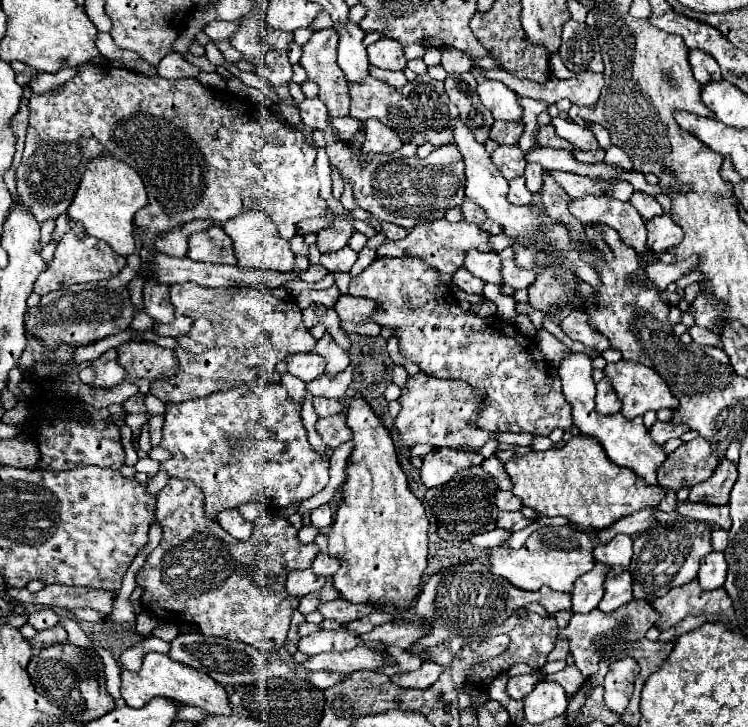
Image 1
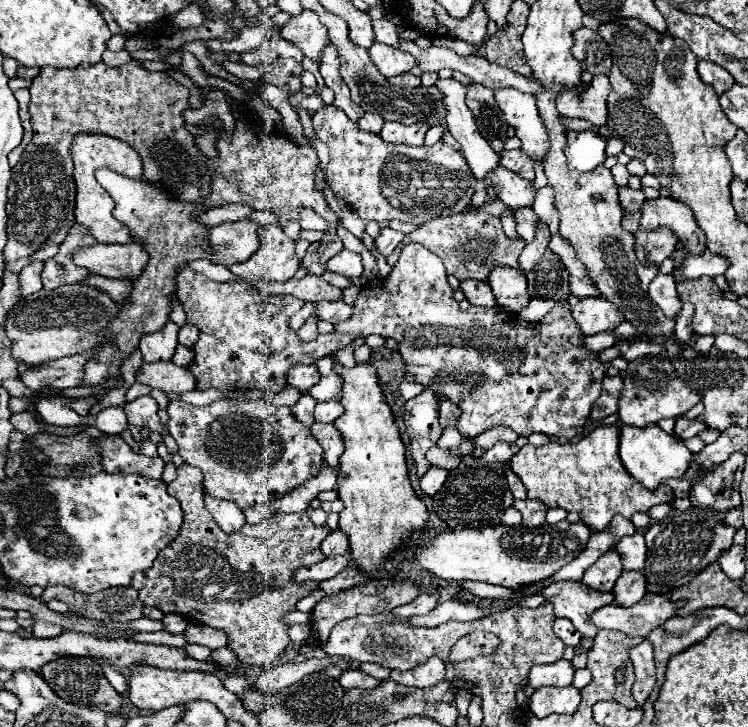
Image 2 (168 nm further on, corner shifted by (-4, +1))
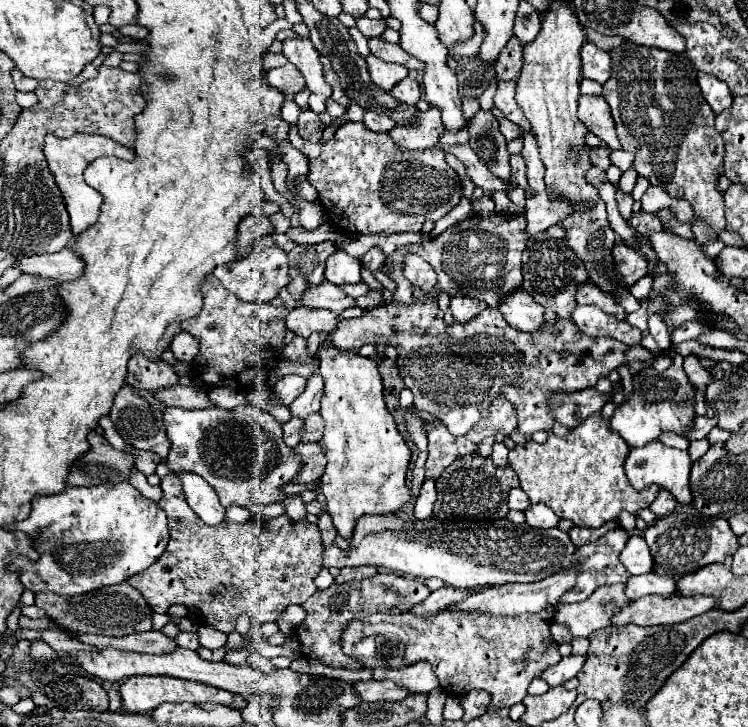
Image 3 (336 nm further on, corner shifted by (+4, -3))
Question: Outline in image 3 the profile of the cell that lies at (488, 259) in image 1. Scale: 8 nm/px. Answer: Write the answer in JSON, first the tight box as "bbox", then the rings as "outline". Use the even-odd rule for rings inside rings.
{"bbox":[498,289,544,331],"outline":[[[522,289],[502,295],[498,299],[498,311],[512,327],[520,331],[538,331],[544,323],[544,307],[540,307]]]}

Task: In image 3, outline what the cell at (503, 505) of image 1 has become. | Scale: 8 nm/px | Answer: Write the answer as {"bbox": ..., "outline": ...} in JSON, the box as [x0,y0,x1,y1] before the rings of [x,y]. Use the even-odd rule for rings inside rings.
{"bbox":[526,503,558,529],"outline":[[[532,503],[526,511],[526,523],[530,527],[542,527],[542,529],[548,529],[548,527],[556,527],[558,523],[558,517],[554,515],[554,511],[542,503]]]}

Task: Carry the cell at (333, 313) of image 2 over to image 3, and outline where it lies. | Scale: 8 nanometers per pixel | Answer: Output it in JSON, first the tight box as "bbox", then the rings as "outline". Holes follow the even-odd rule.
{"bbox":[286,307,338,337],"outline":[[[294,307],[288,313],[286,327],[292,329],[296,335],[308,337],[312,331],[332,333],[338,325],[338,315],[328,309],[310,309],[310,307]]]}

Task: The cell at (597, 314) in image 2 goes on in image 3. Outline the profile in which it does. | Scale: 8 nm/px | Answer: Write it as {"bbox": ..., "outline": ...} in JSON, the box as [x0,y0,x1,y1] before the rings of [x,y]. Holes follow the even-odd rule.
{"bbox":[572,305,642,345],"outline":[[[576,305],[572,311],[572,321],[584,331],[586,335],[602,335],[622,341],[624,345],[638,345],[642,339],[640,329],[630,327],[626,321],[618,321],[614,315],[604,313],[596,305]]]}

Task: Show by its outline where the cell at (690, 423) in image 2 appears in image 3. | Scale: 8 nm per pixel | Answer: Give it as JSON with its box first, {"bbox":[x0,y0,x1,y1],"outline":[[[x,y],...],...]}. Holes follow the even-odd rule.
{"bbox":[684,417,716,439],"outline":[[[696,417],[690,425],[690,431],[684,435],[686,439],[704,439],[708,435],[708,431],[716,427],[716,419],[710,419],[710,417]]]}

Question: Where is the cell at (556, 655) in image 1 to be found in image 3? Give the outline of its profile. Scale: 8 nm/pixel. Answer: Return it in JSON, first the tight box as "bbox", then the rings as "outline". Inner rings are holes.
{"bbox":[550,623,572,645],"outline":[[[552,623],[550,633],[552,633],[552,639],[554,639],[558,645],[562,645],[562,643],[570,643],[570,641],[572,641],[572,635],[570,635],[570,631],[568,631],[564,625]]]}

